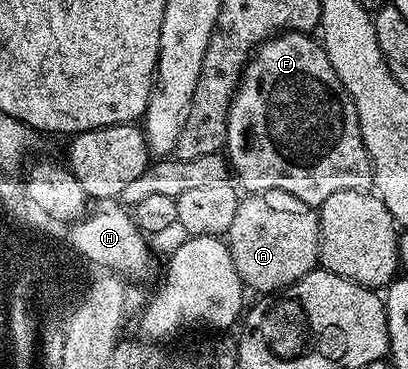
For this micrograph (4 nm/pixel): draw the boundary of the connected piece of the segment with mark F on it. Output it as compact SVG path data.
M289 30L256 47L228 109L224 150L239 189L248 194L281 190L319 208L334 192L373 189L372 161L362 140L354 100L338 80L323 45L308 32Z

